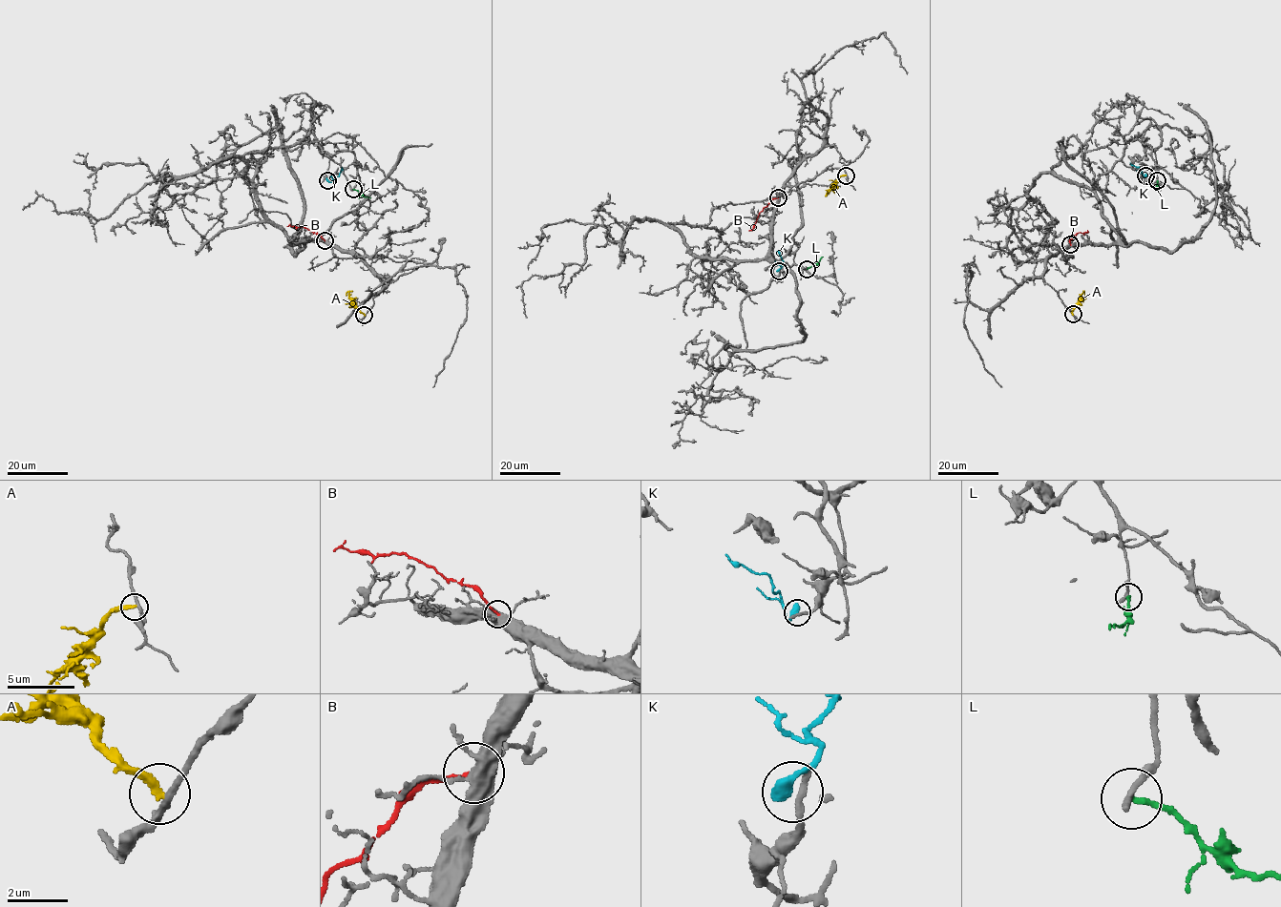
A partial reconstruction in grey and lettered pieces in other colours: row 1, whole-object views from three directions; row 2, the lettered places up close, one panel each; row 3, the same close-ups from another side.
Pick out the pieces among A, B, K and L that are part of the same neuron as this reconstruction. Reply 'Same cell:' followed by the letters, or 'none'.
Same cell: none

